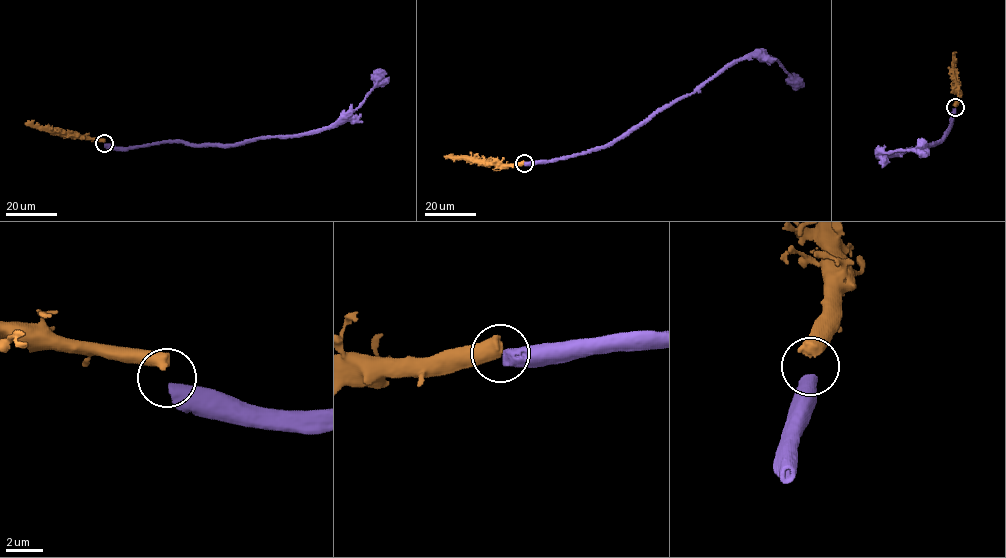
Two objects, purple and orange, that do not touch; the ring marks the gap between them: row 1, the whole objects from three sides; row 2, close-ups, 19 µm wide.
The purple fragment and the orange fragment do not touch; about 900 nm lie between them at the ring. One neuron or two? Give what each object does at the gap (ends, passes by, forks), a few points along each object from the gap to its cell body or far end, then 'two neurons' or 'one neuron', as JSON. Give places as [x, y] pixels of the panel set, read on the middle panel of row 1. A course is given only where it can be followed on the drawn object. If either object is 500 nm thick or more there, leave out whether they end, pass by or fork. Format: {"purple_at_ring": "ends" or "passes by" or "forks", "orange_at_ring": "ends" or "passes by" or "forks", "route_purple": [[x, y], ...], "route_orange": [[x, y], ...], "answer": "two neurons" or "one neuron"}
{"route_purple": [[524, 164], [551, 162], [607, 147], [659, 111], [700, 90], [725, 68], [757, 54]], "route_orange": [[523, 163], [505, 165], [448, 155], [452, 154]], "answer": "one neuron"}

